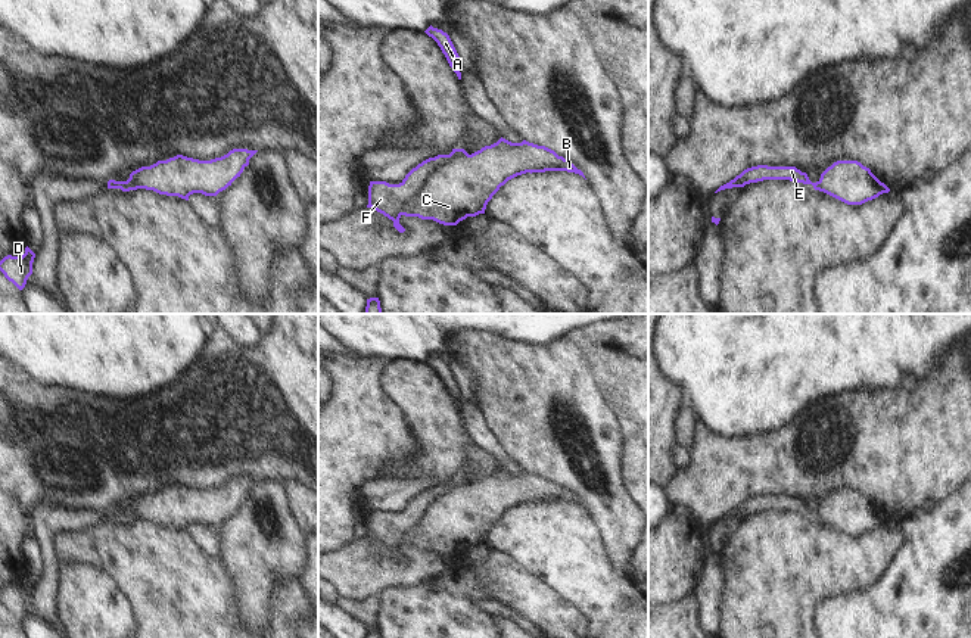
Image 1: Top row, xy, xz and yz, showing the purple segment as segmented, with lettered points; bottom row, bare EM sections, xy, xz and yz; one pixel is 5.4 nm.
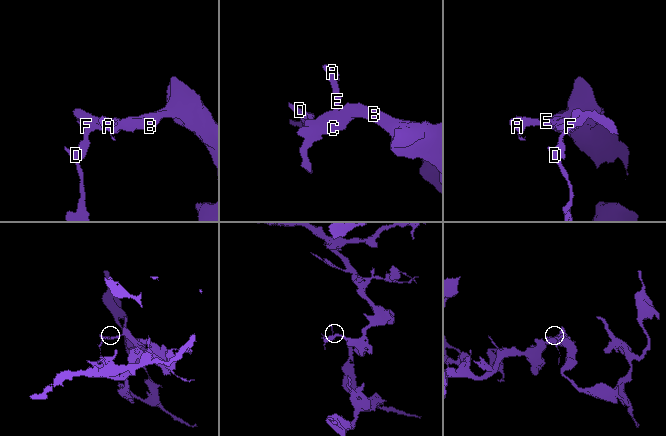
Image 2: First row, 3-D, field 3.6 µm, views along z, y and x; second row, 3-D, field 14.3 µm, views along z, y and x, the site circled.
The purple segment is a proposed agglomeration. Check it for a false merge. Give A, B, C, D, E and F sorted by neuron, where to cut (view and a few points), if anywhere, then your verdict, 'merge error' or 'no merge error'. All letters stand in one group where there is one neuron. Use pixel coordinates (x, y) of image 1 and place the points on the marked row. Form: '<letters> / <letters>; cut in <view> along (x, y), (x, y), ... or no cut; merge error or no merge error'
A D E F / B C; cut in xz along (466, 152), (439, 165), (404, 204), (400, 214); merge error

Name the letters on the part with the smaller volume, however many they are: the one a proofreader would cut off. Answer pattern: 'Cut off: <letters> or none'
Cut off: A, D, E, F

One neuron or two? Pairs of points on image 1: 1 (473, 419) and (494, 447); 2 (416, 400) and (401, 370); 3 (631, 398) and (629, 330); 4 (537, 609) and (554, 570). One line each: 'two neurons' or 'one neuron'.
1: one neuron
2: one neuron
3: one neuron
4: two neurons

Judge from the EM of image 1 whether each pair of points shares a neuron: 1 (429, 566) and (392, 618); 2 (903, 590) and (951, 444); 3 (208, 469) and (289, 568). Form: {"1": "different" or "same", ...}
{"1": "different", "2": "different", "3": "different"}

